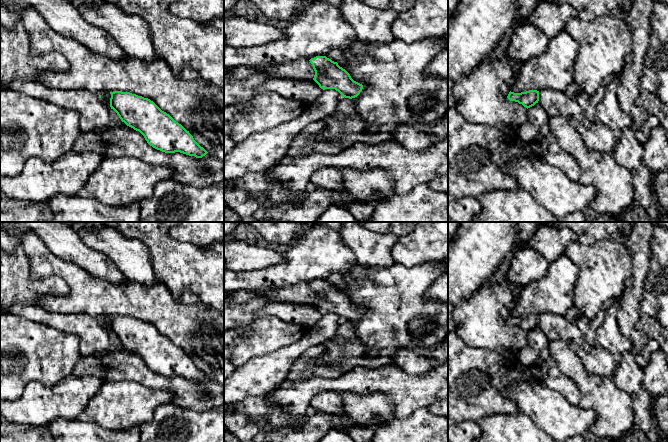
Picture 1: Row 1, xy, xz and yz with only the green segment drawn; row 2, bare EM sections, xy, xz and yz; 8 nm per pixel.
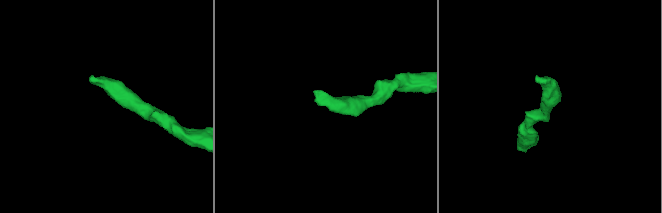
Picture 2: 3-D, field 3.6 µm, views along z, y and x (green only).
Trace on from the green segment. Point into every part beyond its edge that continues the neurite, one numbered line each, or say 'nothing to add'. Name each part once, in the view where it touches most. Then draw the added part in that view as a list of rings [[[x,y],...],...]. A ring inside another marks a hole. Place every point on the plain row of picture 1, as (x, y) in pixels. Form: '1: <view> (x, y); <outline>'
1: xz (302, 293); [[[308,283],[298,284],[289,288],[265,289],[261,293],[255,291],[238,291],[227,296],[231,306],[243,305],[256,297],[265,297],[276,303],[310,304],[315,295]]]

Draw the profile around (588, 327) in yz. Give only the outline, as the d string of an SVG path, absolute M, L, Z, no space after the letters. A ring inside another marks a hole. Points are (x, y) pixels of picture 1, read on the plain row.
M574 305L565 313L566 319L575 324L590 344L594 344L597 329L604 321L606 307L603 307L593 319L588 319Z

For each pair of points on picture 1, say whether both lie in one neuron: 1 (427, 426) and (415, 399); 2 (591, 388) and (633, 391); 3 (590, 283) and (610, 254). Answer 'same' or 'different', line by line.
1: different
2: different
3: same

